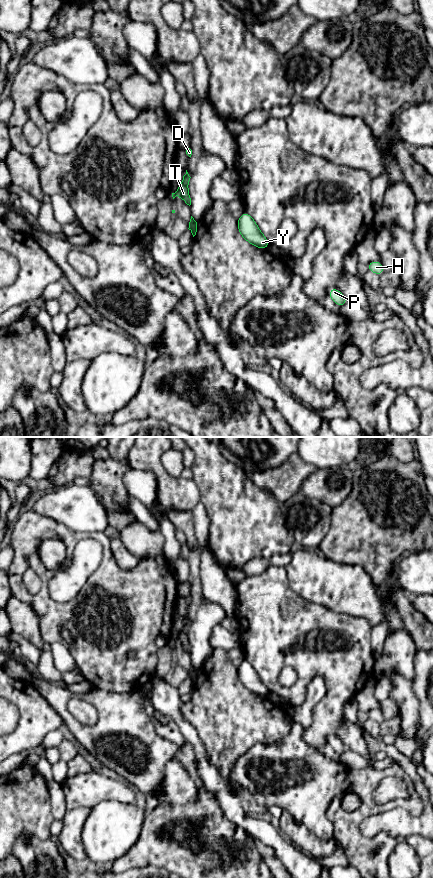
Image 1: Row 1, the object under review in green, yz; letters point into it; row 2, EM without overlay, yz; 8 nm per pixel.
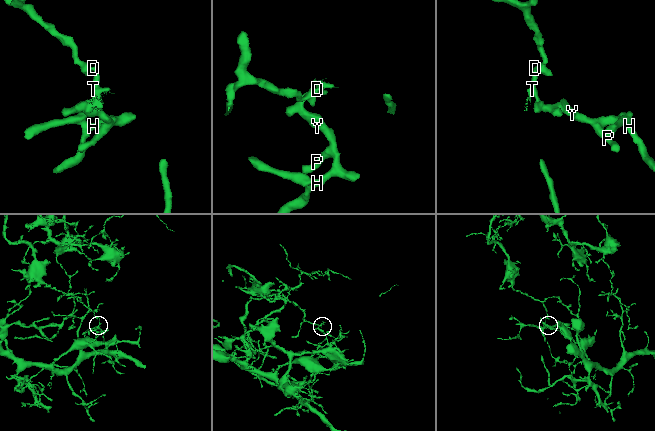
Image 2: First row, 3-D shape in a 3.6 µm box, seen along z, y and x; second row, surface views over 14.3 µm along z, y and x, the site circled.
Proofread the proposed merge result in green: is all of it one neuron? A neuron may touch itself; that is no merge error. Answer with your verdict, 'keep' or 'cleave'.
cleave

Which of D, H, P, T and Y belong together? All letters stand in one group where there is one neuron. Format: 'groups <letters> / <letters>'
groups D T / H P Y

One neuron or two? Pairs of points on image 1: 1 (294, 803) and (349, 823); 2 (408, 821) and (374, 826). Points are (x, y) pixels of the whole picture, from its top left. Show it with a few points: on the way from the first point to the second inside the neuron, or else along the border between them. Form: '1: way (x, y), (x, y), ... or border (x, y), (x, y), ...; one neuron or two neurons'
1: border (339, 795), (326, 813), (333, 836); two neurons
2: way (400, 822), (382, 822); one neuron

